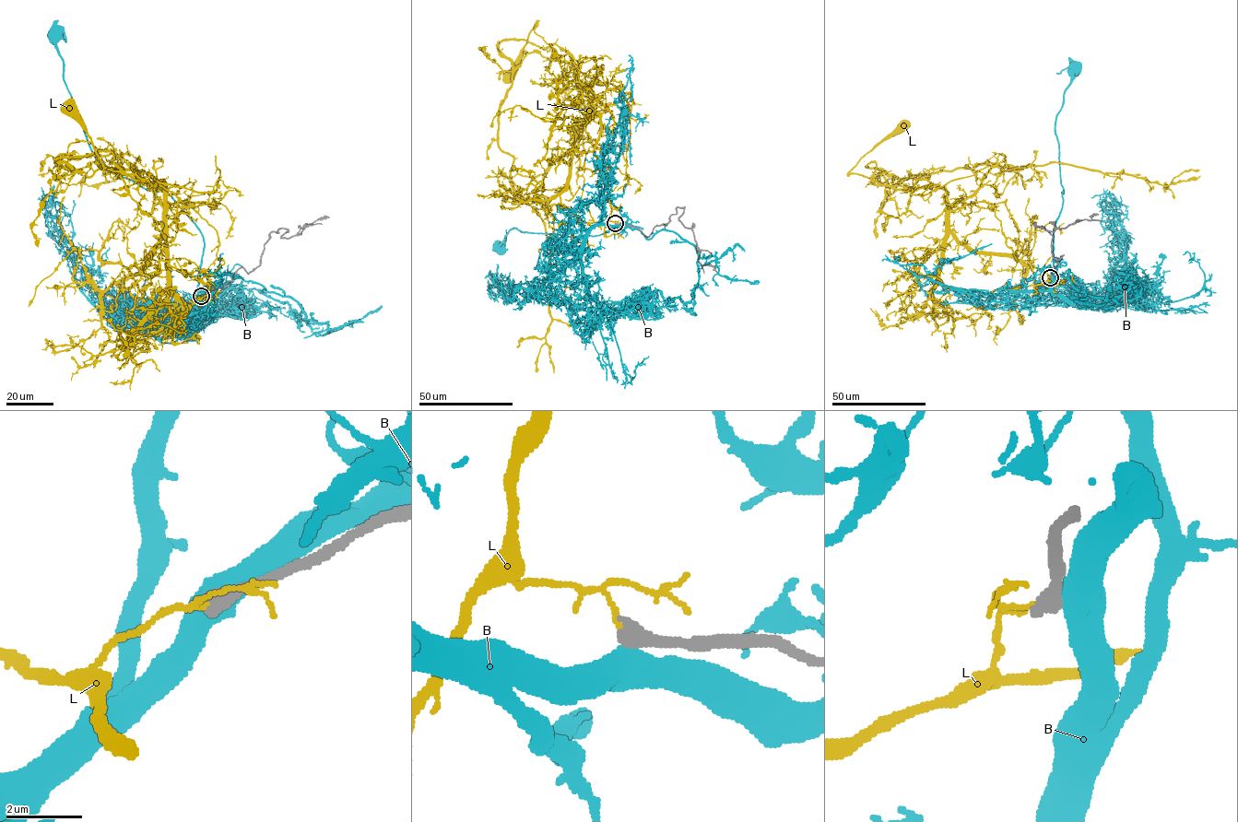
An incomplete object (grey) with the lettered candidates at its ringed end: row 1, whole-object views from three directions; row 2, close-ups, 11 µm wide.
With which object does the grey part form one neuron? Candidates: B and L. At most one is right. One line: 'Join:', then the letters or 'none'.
Join: none

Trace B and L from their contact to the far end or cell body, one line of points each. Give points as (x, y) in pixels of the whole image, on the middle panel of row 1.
B: (616, 224), (607, 232), (589, 236), (512, 228), (500, 243), (501, 249), (498, 248)
L: (615, 223), (595, 155), (600, 117), (592, 110), (585, 120), (573, 60), (535, 32), (537, 20), (509, 76)

